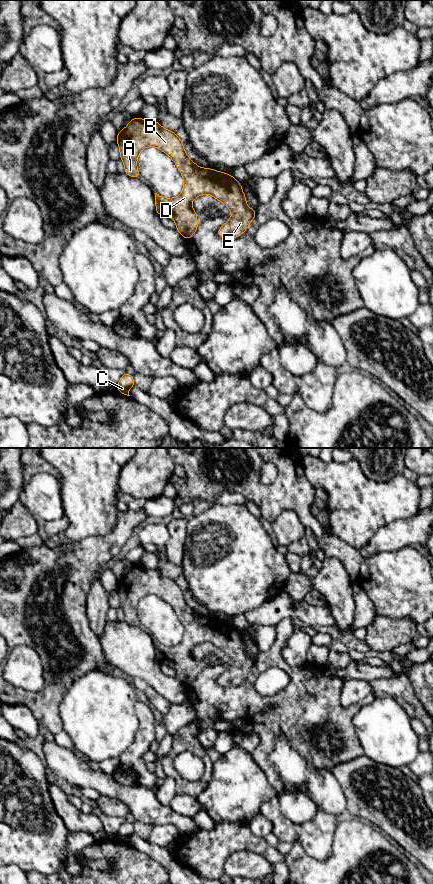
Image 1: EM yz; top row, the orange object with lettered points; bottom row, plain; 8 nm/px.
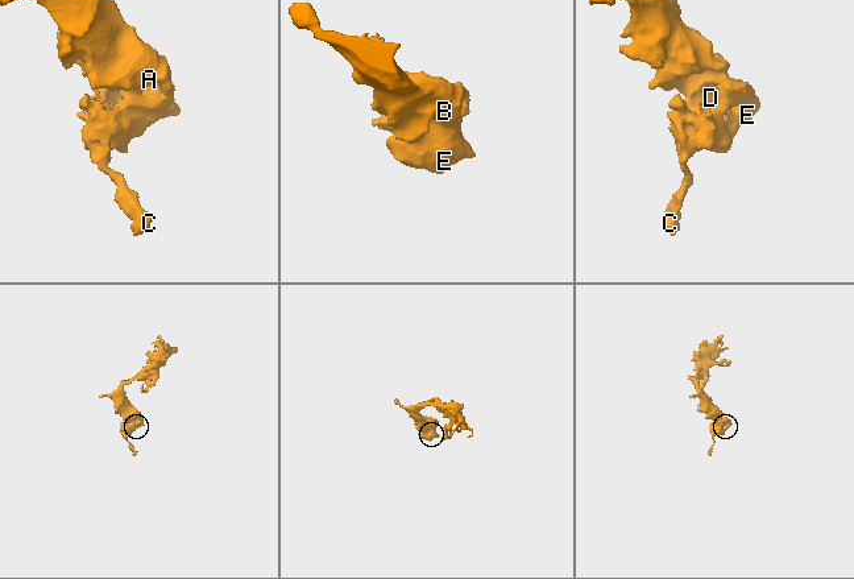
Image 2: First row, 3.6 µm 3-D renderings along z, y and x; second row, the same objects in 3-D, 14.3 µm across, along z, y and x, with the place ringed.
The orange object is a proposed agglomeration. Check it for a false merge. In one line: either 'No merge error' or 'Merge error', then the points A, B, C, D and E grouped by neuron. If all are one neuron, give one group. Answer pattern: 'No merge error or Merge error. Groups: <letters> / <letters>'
No merge error. Groups: A B C D E

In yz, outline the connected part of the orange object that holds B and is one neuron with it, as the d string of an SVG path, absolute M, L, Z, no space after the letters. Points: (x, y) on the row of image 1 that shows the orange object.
M135 116L118 132L116 141L125 166L124 173L130 177L140 178L137 158L149 146L160 149L176 164L184 180L182 192L175 198L155 193L156 213L173 219L176 230L187 241L198 229L197 211L192 209L191 204L200 195L212 195L232 212L232 217L217 231L222 238L239 237L254 219L257 210L247 206L241 184L225 172L196 165L186 154L179 137L163 128L158 121Z

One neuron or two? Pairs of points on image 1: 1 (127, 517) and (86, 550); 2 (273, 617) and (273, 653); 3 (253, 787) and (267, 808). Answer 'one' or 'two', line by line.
1: one
2: two
3: two

